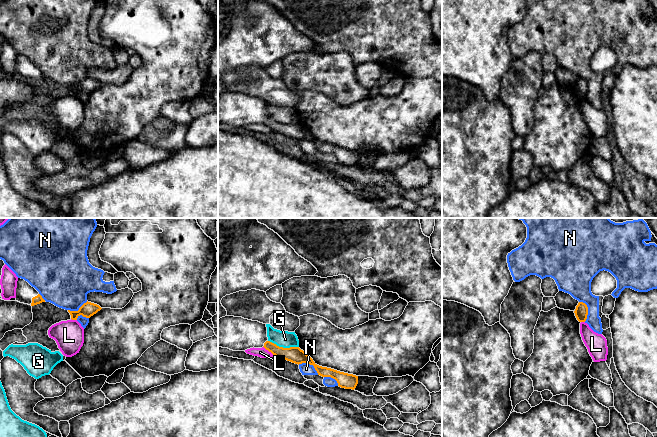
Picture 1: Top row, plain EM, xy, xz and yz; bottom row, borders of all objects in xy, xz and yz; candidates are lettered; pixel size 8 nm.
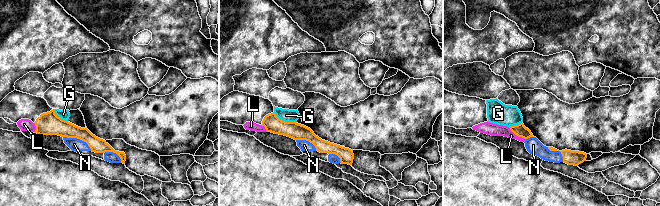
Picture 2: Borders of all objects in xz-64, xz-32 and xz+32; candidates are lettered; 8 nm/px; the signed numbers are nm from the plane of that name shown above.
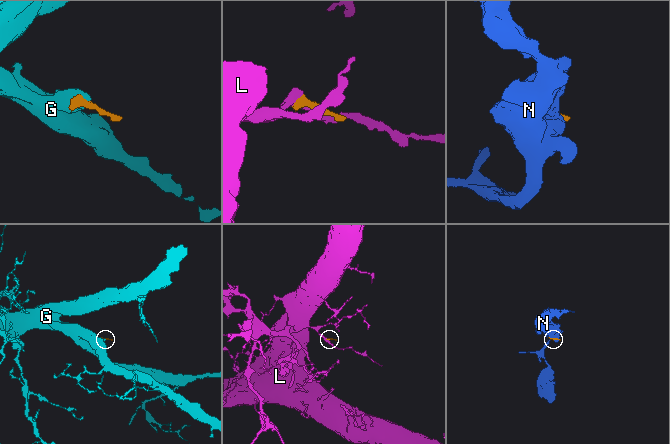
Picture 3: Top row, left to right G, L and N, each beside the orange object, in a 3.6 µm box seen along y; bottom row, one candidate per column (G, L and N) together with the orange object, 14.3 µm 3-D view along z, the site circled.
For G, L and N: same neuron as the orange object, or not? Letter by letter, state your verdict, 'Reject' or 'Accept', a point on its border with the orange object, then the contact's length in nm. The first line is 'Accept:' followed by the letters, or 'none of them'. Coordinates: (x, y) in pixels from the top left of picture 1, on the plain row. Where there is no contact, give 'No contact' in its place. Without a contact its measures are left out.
Accept: none of them
G: Reject. Touches orange at xz (282, 123). Shared border 260 nm
L: Reject. Touches orange at xz (270, 127). Shared border 140 nm
N: Reject. Touches orange at yz (587, 86). Shared border 180 nm

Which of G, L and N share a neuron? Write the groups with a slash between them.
G / L / N

